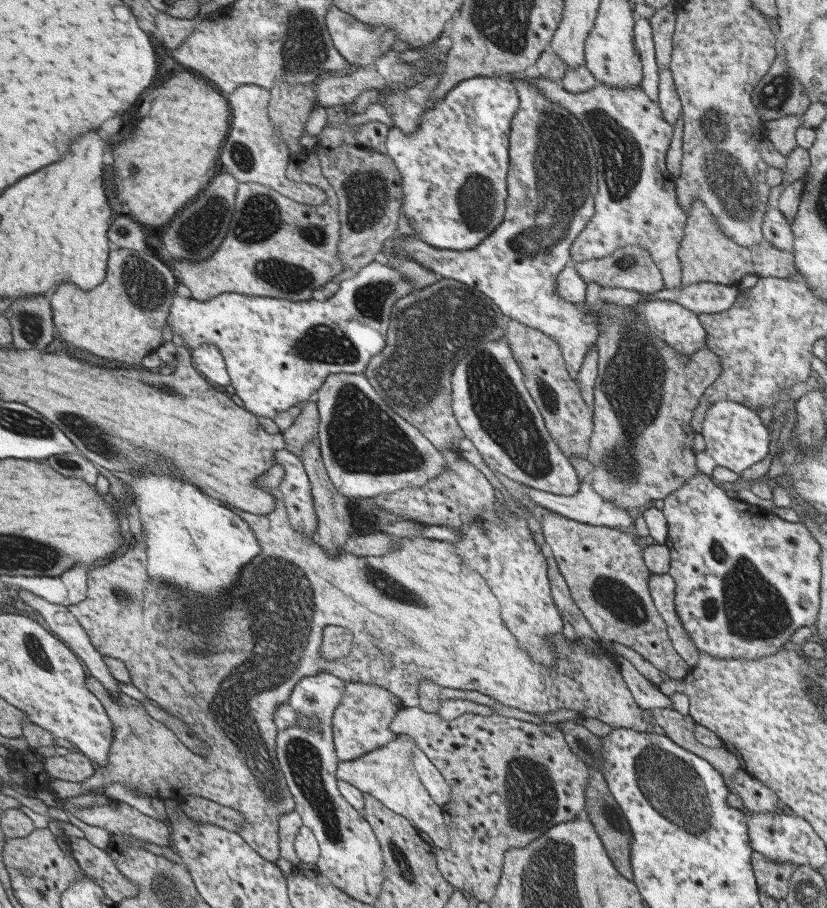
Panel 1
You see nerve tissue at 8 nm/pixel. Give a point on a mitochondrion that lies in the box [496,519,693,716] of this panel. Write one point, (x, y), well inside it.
(617, 598)

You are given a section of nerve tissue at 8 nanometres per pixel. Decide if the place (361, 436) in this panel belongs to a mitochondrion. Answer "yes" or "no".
yes

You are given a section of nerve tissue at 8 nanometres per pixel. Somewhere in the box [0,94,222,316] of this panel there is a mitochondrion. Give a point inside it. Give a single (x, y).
(123, 232)

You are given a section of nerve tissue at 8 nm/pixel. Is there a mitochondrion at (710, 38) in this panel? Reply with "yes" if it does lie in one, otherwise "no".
no

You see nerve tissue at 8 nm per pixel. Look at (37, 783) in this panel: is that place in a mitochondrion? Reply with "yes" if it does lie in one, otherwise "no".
no

